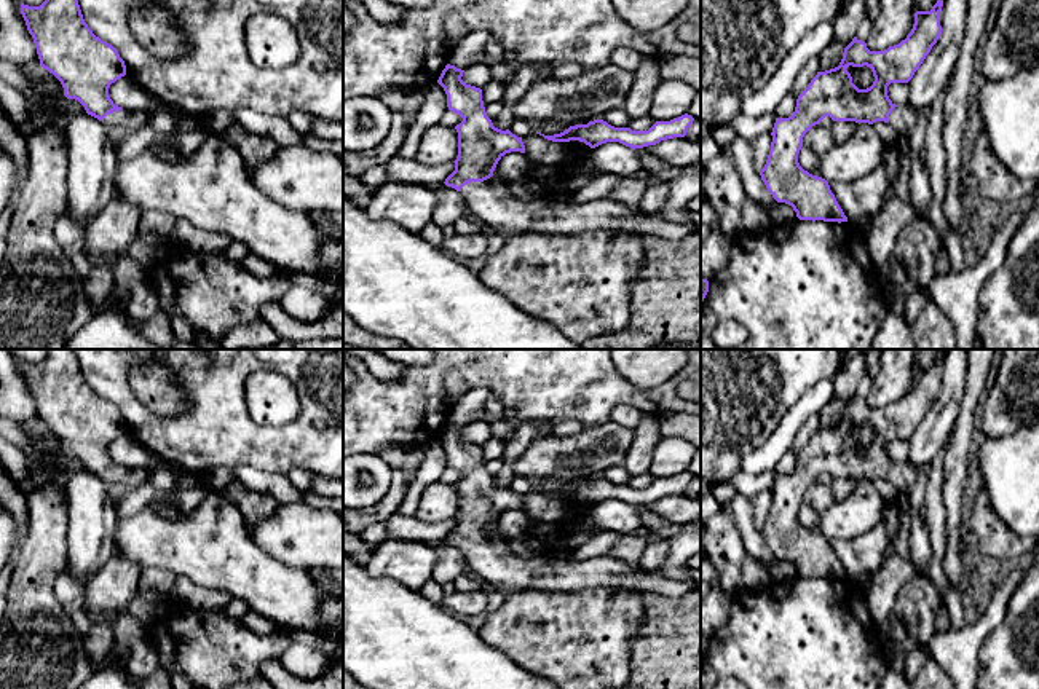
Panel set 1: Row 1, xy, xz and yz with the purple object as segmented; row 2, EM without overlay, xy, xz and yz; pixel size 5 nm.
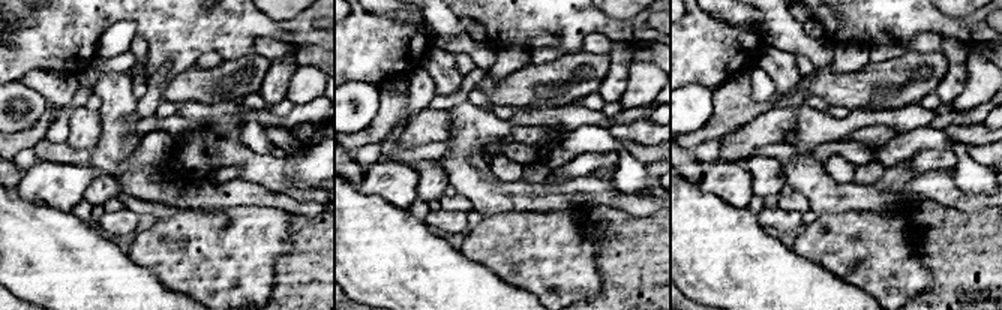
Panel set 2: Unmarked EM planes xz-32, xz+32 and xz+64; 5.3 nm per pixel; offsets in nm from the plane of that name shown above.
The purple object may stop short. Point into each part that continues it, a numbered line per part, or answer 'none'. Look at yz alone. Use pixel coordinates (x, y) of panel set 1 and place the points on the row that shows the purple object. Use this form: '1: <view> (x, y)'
1: yz (904, 118)

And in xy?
1: xy (134, 120)

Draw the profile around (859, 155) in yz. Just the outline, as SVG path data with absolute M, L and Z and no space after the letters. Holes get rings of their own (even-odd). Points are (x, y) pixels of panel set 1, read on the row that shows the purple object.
M860 123L843 144L835 144L819 159L819 177L827 182L852 182L868 175L883 163L884 142L871 124Z

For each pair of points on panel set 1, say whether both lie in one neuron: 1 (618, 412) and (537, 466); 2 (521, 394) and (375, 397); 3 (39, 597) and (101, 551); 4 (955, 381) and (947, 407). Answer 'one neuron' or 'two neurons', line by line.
1: two neurons
2: one neuron
3: two neurons
4: one neuron

